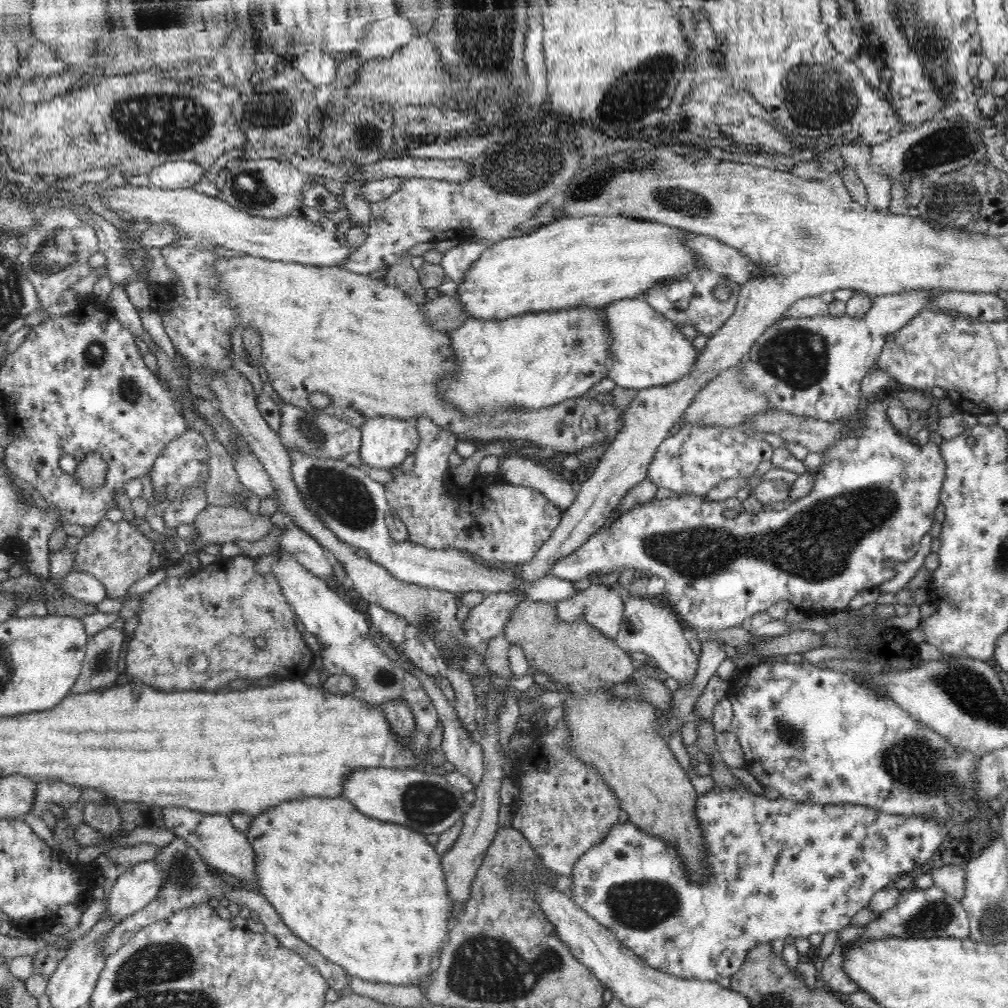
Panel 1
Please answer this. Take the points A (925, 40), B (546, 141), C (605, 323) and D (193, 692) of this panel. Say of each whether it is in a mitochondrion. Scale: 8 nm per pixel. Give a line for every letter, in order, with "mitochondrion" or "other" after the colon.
A: mitochondrion
B: mitochondrion
C: other
D: other

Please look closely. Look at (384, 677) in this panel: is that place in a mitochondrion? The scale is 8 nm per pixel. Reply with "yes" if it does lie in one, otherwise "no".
yes

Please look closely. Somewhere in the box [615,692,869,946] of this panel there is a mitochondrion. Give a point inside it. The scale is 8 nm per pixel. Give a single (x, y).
(788, 733)

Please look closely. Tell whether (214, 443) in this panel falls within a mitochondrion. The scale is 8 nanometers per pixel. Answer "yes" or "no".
no

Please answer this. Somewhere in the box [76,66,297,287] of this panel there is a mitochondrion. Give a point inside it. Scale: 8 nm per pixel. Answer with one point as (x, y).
(157, 122)

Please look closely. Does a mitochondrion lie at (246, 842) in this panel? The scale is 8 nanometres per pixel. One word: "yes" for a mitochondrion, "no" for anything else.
no

